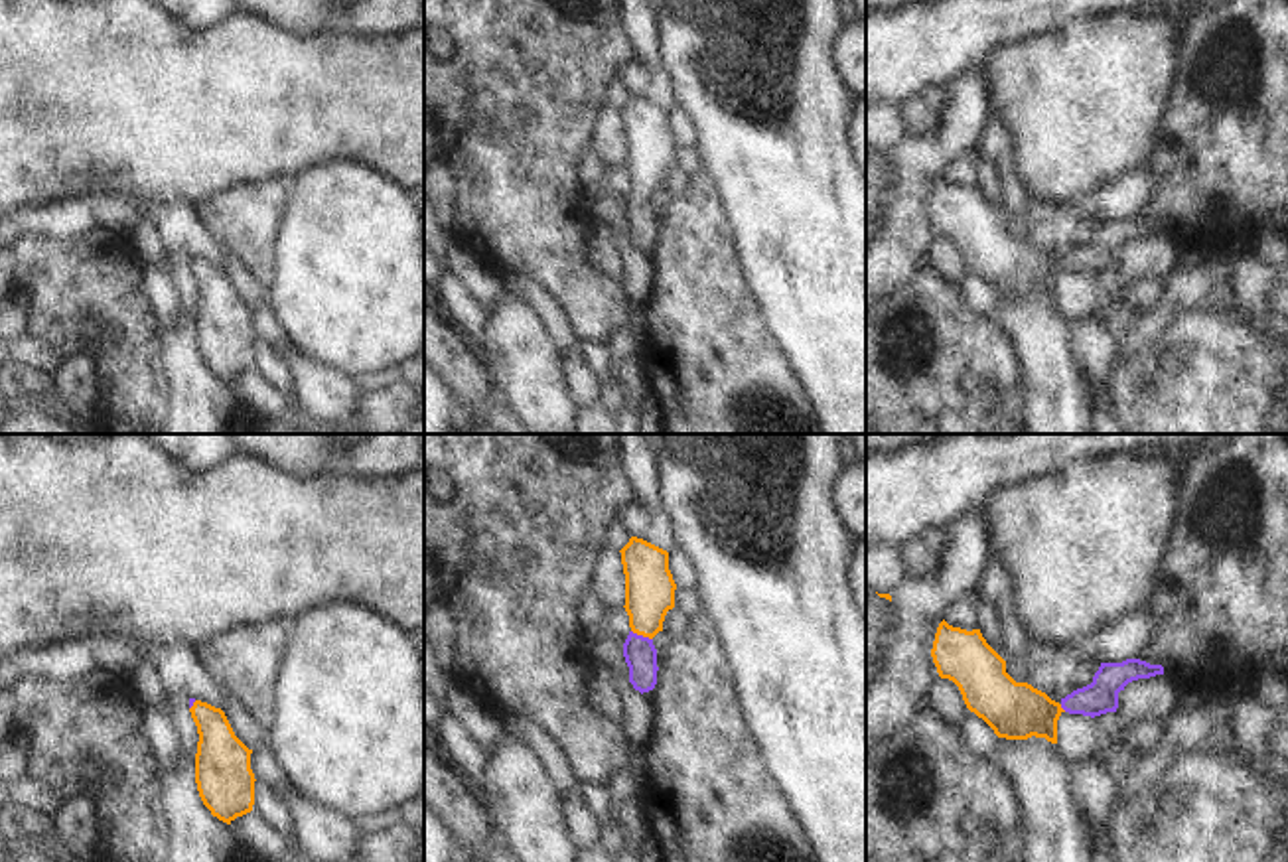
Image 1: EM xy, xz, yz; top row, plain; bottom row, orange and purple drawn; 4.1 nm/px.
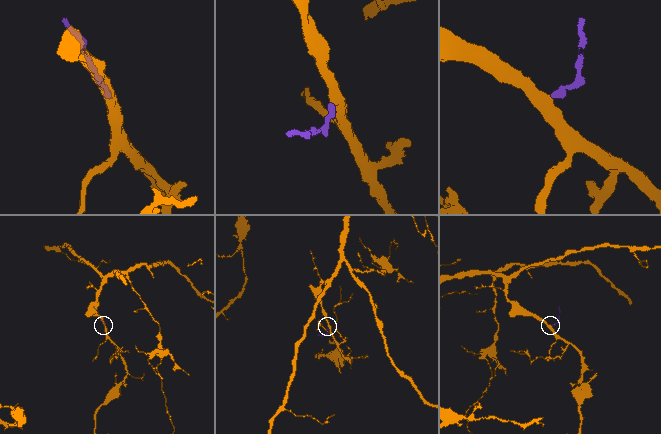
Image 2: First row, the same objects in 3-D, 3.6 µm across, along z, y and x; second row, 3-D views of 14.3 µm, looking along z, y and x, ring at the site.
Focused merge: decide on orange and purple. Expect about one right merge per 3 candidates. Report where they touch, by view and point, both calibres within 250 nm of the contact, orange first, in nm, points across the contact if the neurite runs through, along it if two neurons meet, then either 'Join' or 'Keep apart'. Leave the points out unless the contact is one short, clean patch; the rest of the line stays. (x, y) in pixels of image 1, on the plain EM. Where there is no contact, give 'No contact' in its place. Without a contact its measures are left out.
Touches orange at xz (642, 192). Thickness 200 nm (orange) against 130 nm. Path across: xz (649, 146), (642, 192), (640, 212). Join

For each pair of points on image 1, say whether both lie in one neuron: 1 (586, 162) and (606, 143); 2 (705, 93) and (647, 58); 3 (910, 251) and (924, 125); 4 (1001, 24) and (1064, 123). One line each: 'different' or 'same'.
1: different
2: different
3: different
4: different

